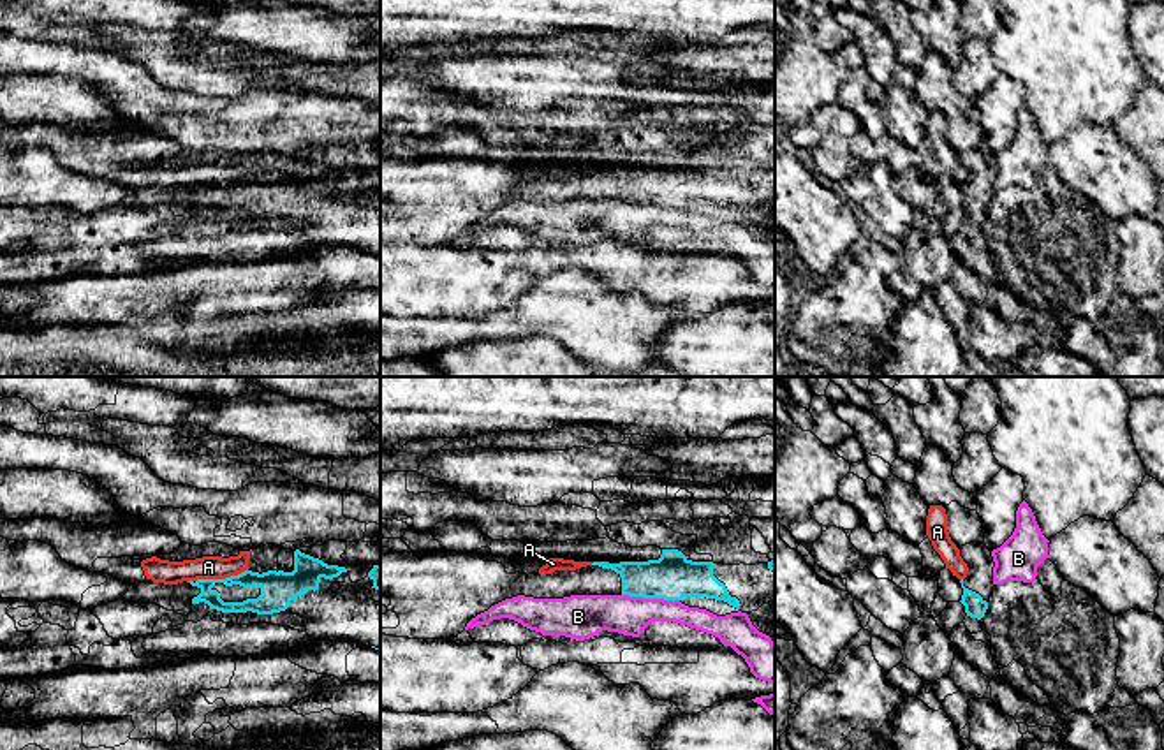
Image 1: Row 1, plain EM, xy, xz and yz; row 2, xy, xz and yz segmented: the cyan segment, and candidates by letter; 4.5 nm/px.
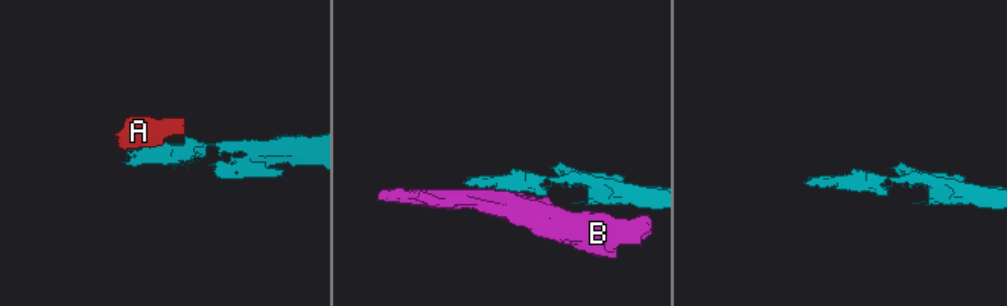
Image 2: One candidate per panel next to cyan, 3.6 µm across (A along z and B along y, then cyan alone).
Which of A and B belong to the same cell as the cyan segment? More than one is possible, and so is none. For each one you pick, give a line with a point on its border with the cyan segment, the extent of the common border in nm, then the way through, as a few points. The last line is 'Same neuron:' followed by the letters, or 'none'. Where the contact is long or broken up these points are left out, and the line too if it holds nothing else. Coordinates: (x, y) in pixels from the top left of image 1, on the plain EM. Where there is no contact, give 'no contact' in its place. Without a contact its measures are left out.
Same neuron: none

